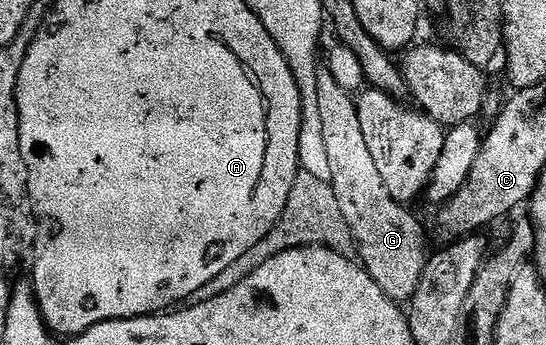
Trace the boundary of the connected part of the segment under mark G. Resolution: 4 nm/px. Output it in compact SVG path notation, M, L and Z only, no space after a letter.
M321 71L317 74L317 98L325 150L331 166L329 185L335 191L335 199L339 199L339 211L343 211L343 219L347 219L351 227L351 235L357 240L360 264L392 301L409 303L426 265L425 229L409 210L412 208L395 200L391 191L387 191L387 183L379 176L379 167L359 124L354 94L343 91L328 71Z

